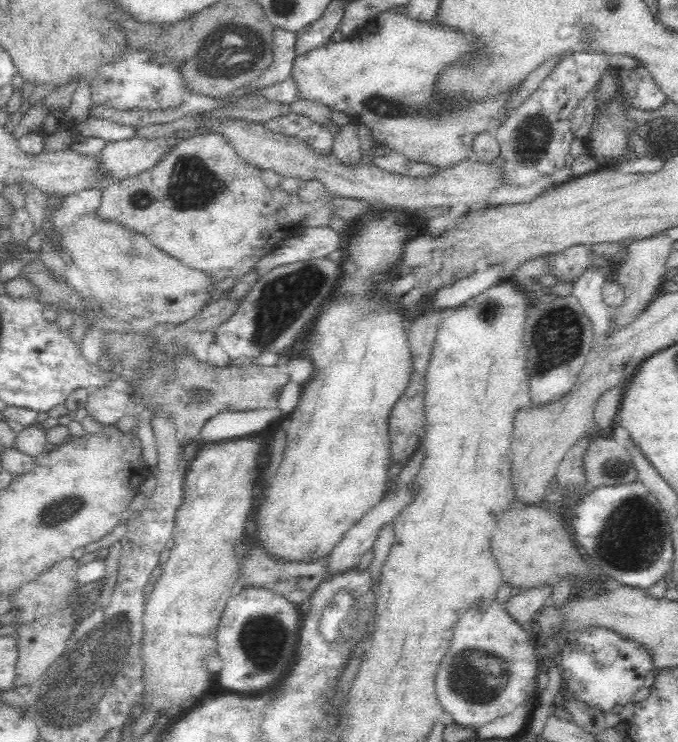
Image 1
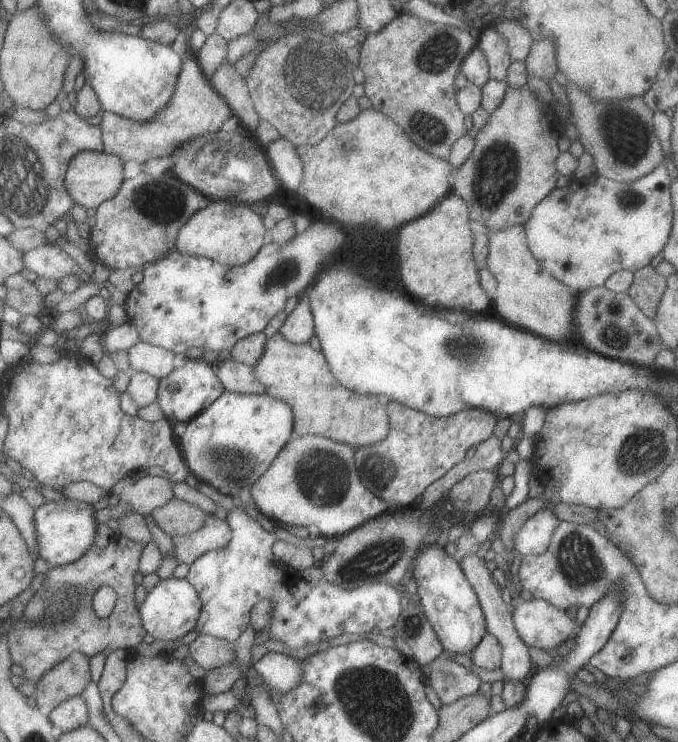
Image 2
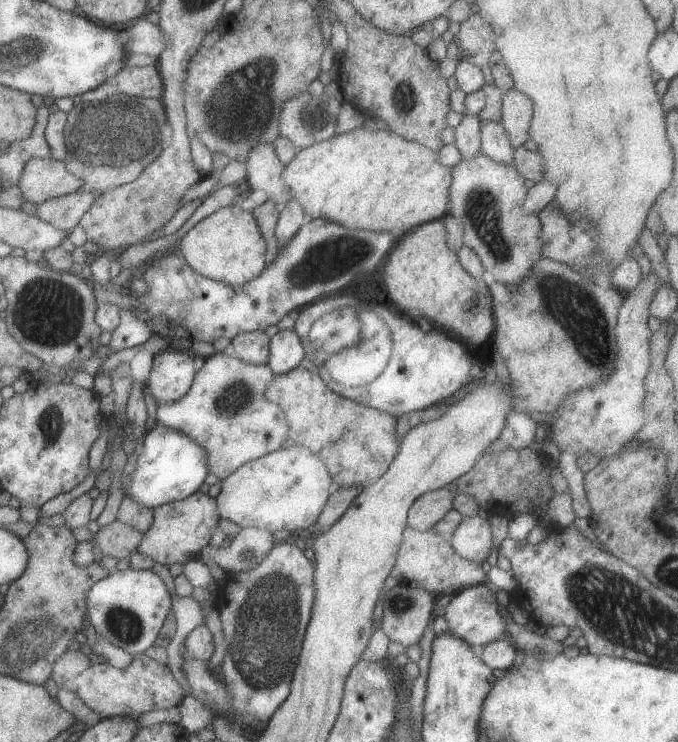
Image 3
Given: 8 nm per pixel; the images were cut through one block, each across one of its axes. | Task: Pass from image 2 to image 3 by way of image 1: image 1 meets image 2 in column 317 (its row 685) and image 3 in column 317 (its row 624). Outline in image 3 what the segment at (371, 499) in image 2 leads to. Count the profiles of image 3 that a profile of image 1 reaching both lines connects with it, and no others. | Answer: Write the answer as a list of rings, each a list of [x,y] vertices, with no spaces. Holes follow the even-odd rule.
[[[289,443],[260,459],[245,463],[243,467],[224,479],[217,500],[222,518],[240,525],[241,528],[259,527],[271,532],[285,529],[293,535],[295,530],[318,529],[317,522],[321,518],[331,495],[340,487],[340,484],[333,480],[322,455],[313,452],[306,446]]]

